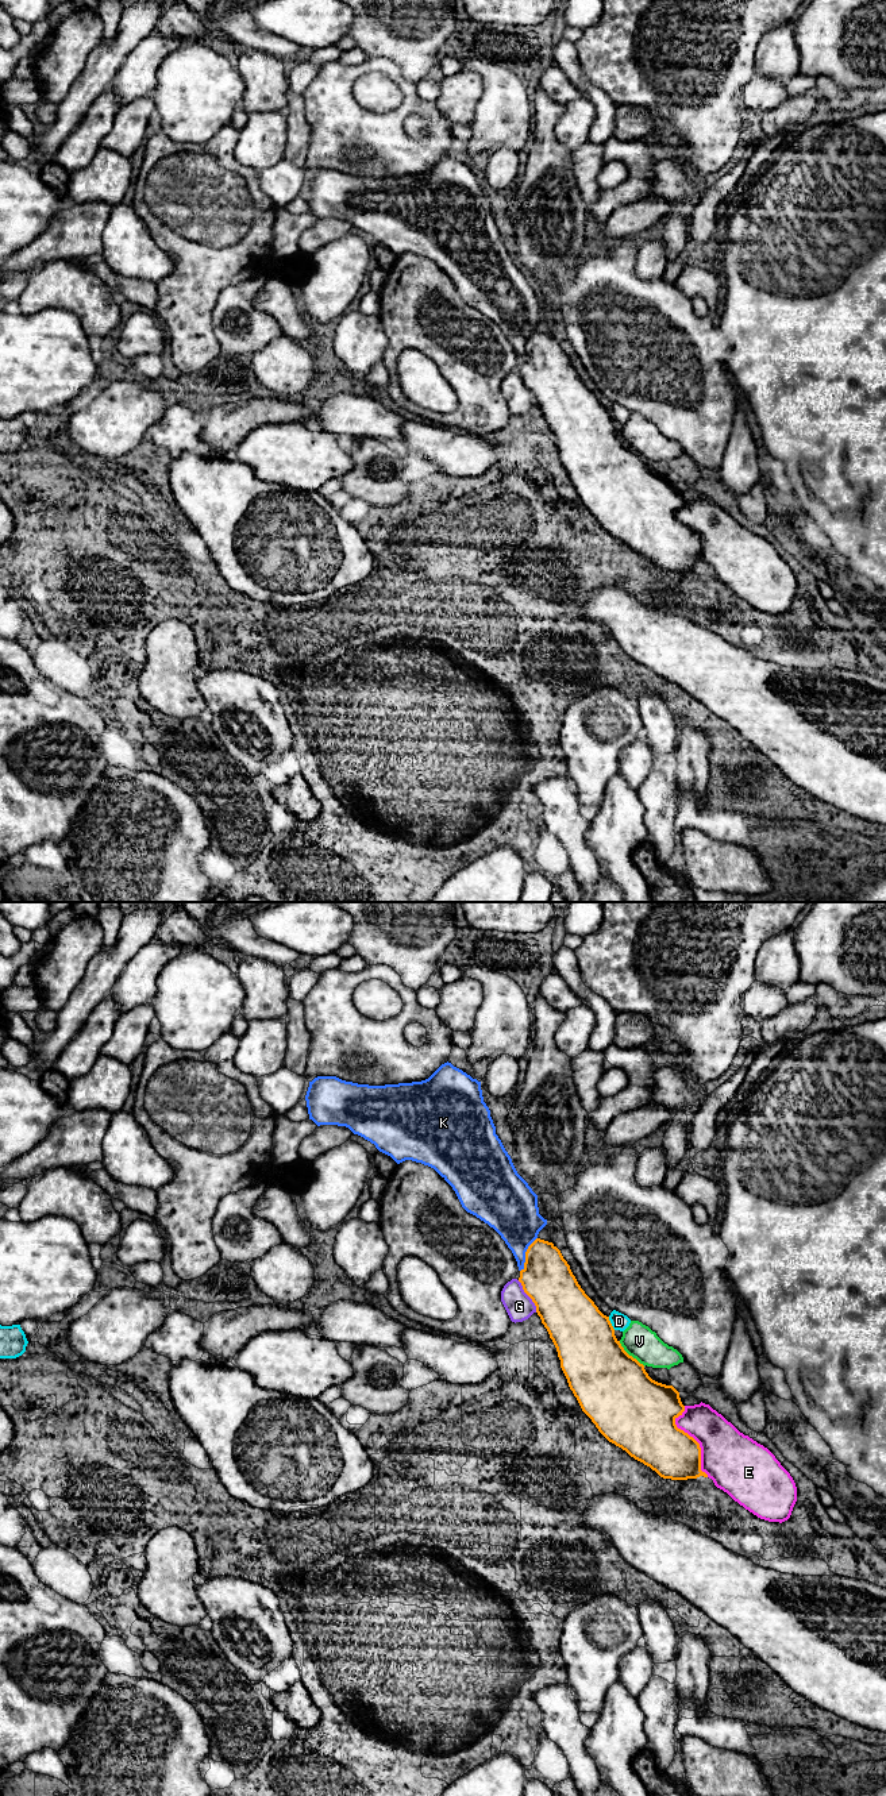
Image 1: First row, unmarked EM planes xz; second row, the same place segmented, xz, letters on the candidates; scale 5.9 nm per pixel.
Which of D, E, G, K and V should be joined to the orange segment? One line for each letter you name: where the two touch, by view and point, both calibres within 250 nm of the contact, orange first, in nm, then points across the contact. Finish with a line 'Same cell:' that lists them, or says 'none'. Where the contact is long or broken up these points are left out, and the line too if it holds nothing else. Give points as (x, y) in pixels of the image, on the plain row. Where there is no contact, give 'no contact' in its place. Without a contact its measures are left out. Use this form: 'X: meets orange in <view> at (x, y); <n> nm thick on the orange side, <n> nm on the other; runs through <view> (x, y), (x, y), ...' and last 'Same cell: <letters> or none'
E: meets orange in xz at (694, 532); 320 nm thick on the orange side, 320 nm on the other
Same cell: E

